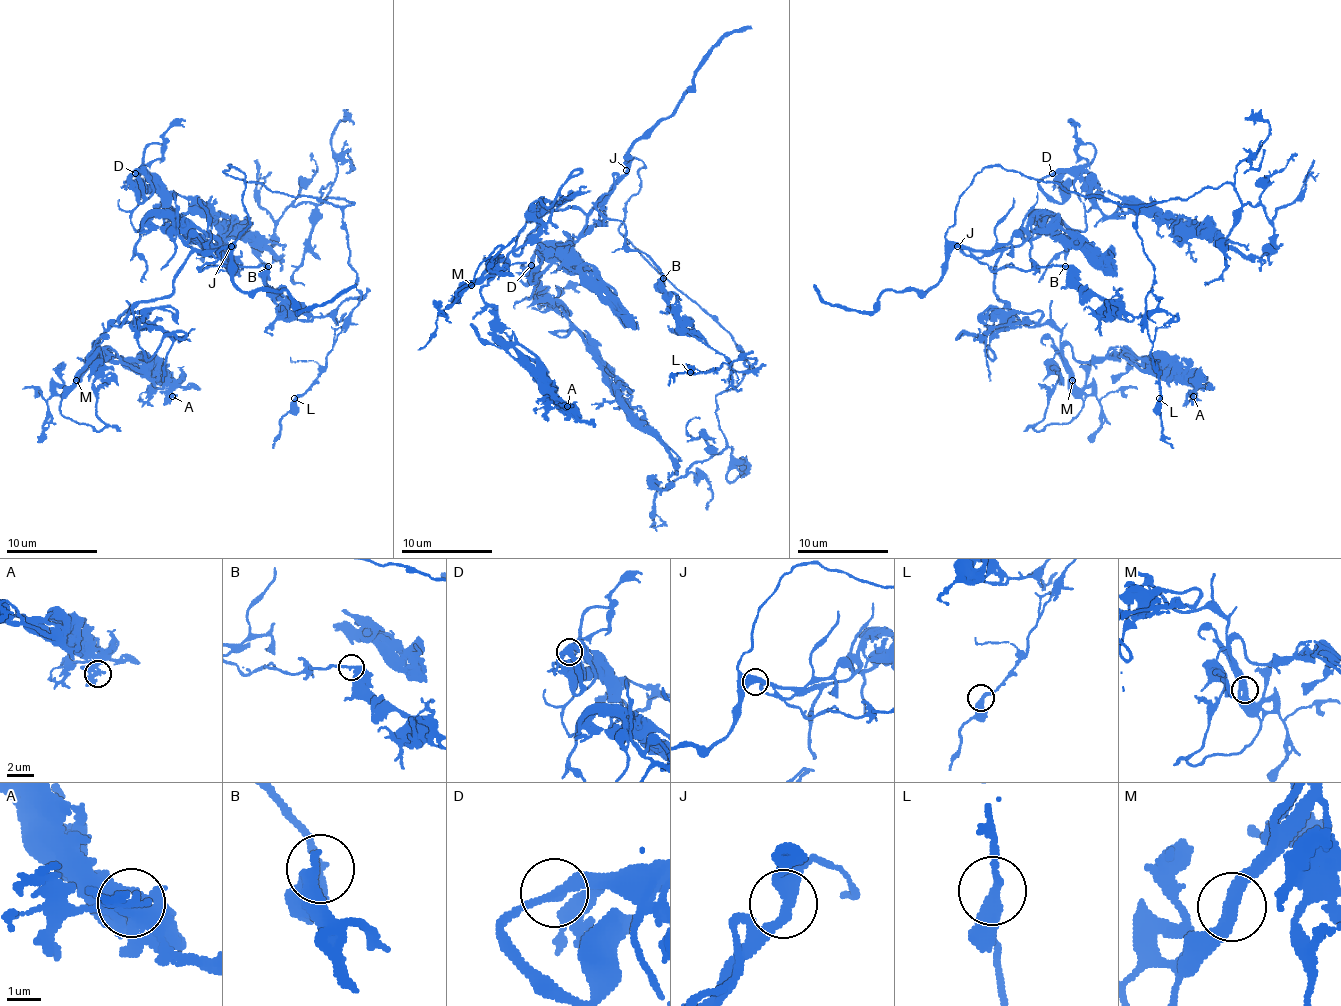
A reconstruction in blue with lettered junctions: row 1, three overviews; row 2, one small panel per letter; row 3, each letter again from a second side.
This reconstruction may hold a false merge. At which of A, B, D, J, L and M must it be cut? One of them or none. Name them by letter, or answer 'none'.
none

